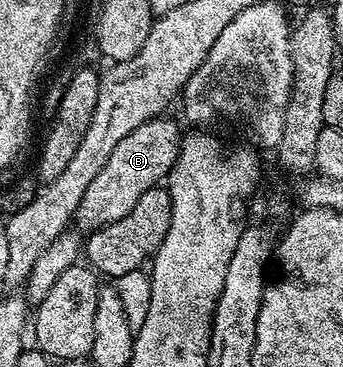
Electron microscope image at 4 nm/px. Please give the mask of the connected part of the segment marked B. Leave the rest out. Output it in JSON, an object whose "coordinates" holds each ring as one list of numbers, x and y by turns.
{"coordinates":[[166,118,149,119,144,125,132,129,128,137,116,141,116,149,112,149,104,169,96,173,92,185,88,185,84,197,80,197,76,216,79,232,99,231,101,227,112,225,112,221,120,221,120,217,128,217,128,213,136,209,136,201,140,201,148,189,159,186,169,176,178,150,182,148,184,135,178,132,172,120]]}

